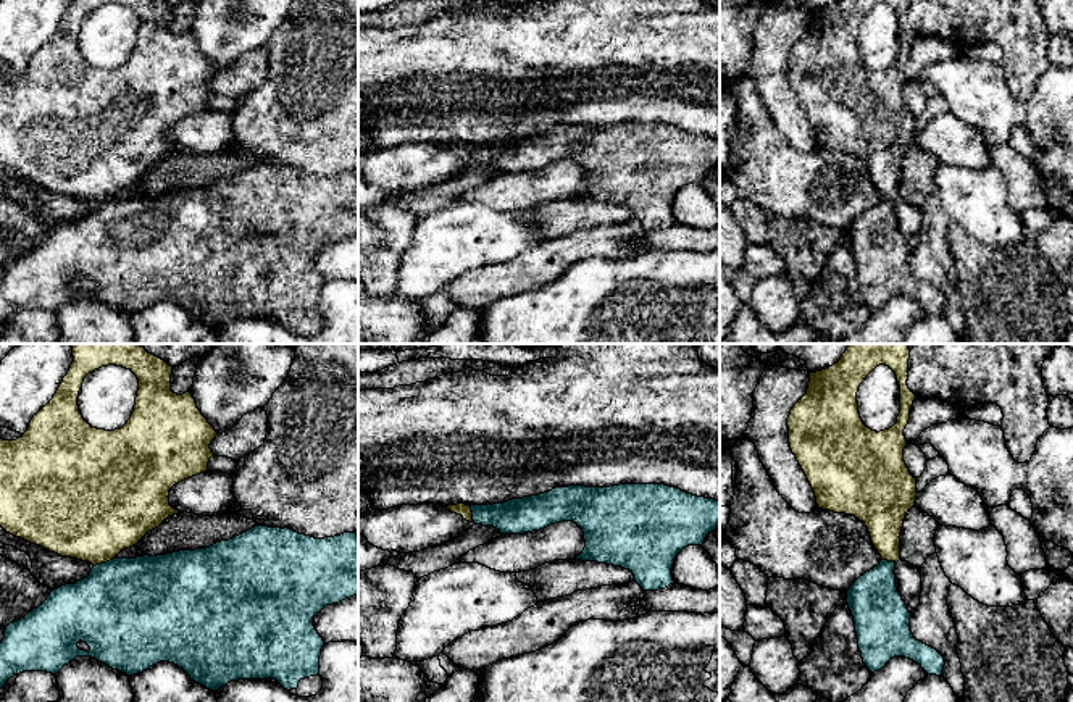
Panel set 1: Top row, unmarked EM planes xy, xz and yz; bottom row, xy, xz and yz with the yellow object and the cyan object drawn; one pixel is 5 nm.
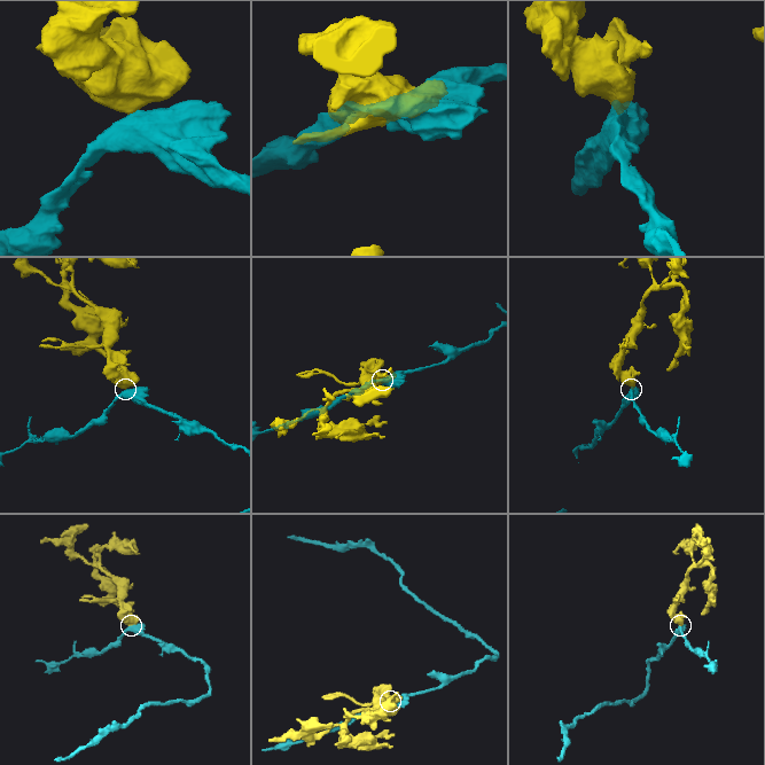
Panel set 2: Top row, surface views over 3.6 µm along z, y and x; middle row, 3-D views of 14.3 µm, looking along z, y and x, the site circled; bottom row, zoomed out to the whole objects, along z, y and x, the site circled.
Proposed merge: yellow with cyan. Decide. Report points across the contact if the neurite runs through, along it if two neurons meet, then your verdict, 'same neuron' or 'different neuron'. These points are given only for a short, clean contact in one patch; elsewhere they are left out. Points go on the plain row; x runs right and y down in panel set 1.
along xy (116, 196), (94, 205) | different neuron

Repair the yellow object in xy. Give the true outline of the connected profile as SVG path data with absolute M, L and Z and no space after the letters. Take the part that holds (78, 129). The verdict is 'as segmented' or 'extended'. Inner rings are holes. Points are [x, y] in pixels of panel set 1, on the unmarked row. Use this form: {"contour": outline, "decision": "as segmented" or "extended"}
{"contour": "M73 0L56 32L45 45L42 45L42 48L37 53L34 53L27 69L16 79L3 79L0 76L0 165L6 171L21 176L31 182L40 184L61 195L71 195L82 200L89 200L95 205L116 197L116 194L121 189L136 184L148 169L158 166L168 155L181 152L179 148L169 144L169 127L187 116L208 110L208 100L215 94L210 87L210 82L218 74L218 71L197 47L195 37L190 31L177 34L171 29L171 13L173 5L169 5L166 0ZM108 3L116 3L131 8L139 18L139 29L136 36L134 50L127 61L121 68L115 69L92 66L82 56L77 44L77 36L84 16L89 11Z", "decision": "as segmented"}

